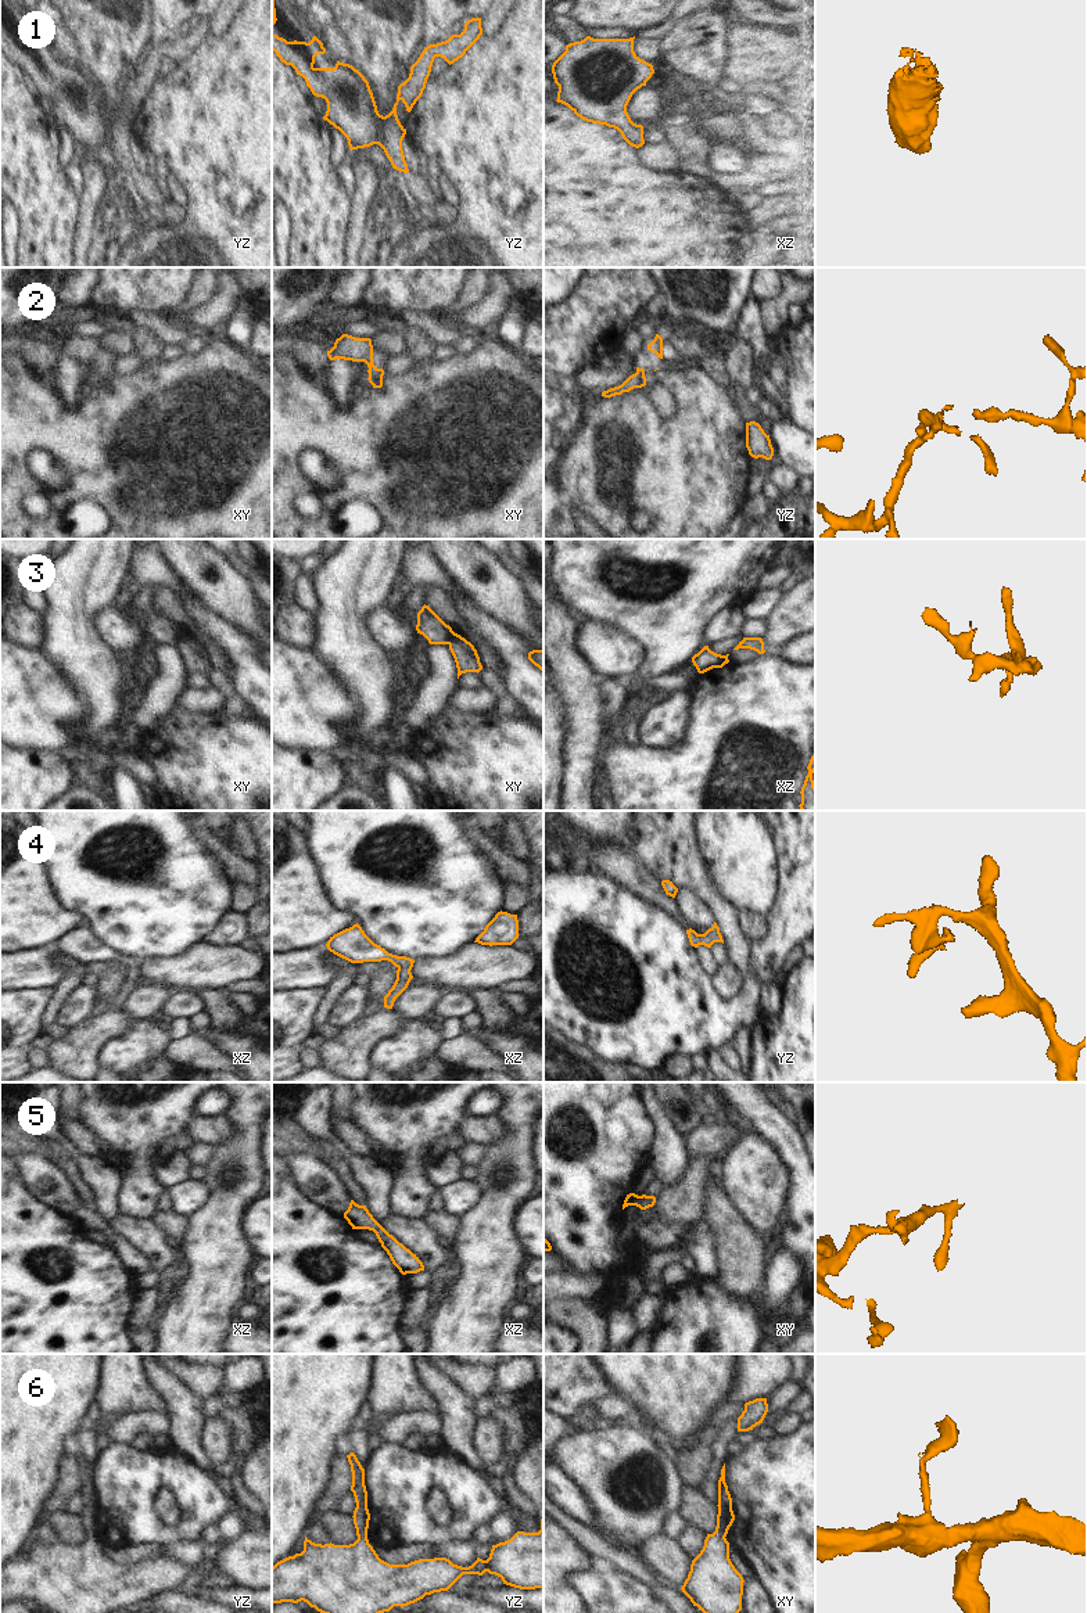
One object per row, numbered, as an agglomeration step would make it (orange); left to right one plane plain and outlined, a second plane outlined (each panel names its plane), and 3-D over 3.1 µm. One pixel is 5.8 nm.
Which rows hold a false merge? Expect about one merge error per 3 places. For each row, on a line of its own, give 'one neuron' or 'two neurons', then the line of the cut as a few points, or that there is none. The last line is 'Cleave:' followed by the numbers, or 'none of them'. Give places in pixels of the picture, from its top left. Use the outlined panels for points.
1: one neuron; cut none
2: one neuron; cut none
3: two neurons; cut xy (454, 632), (447, 643)
4: one neuron; cut none
5: one neuron; cut none
6: one neuron; cut none
Cleave: 3

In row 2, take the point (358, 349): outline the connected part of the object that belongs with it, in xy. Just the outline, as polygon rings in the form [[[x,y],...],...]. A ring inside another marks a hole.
[[[342,334],[336,340],[334,346],[327,351],[330,360],[344,359],[352,362],[365,362],[369,367],[369,382],[373,388],[383,387],[384,370],[377,369],[373,364],[373,345],[370,338],[355,338],[348,334]]]

